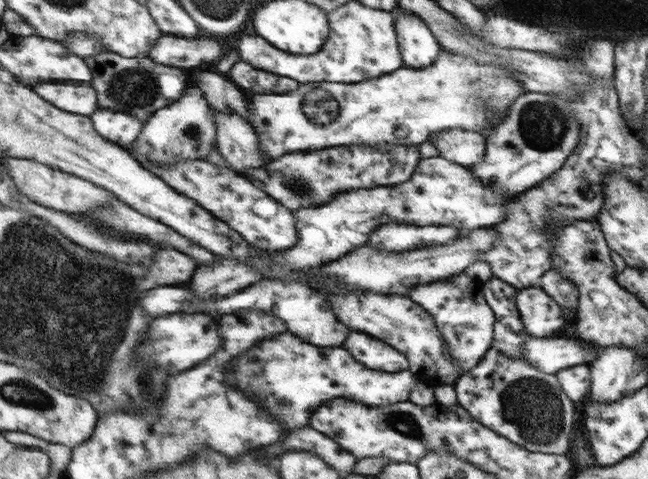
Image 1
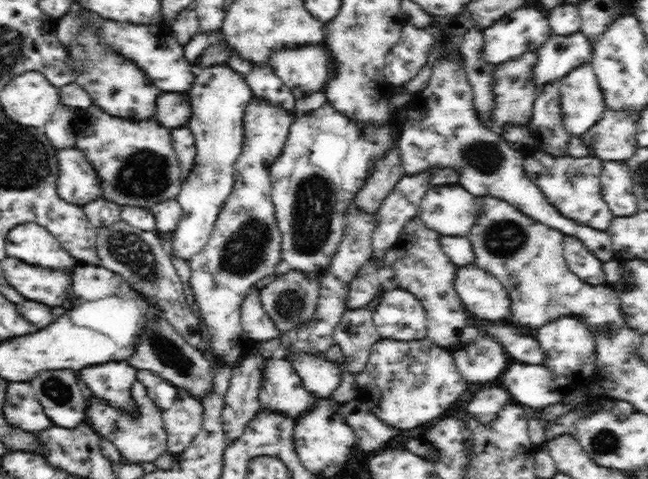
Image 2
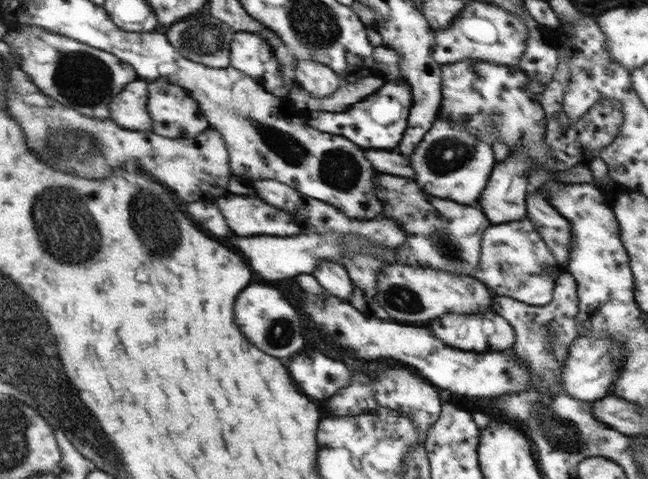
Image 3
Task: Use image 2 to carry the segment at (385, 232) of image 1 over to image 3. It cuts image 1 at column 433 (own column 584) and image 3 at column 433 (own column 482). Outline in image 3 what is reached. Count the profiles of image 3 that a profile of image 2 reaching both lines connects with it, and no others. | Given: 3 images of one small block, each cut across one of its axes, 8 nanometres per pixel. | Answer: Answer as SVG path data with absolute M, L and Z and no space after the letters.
M439 116L433 122L433 127L410 156L410 164L416 170L416 180L438 198L448 198L463 205L474 205L480 201L486 186L488 186L490 172L494 170L494 154L488 146L488 141L474 136L468 128L457 124L450 116Z

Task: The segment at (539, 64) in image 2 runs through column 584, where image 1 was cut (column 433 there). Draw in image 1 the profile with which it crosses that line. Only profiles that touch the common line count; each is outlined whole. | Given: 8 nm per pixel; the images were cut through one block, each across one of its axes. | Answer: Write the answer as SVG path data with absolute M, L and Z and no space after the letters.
M400 13L397 16L396 31L406 67L429 67L442 51L425 21L413 13Z

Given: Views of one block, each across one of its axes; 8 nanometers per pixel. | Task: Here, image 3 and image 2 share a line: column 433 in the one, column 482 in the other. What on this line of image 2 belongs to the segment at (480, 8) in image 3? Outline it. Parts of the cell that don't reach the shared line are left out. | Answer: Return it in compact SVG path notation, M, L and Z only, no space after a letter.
M526 6L517 8L510 12L506 17L493 22L486 30L483 30L484 46L480 55L484 61L497 65L515 60L518 56L523 56L524 52L534 52L539 49L550 36L552 36L549 17L544 9Z

